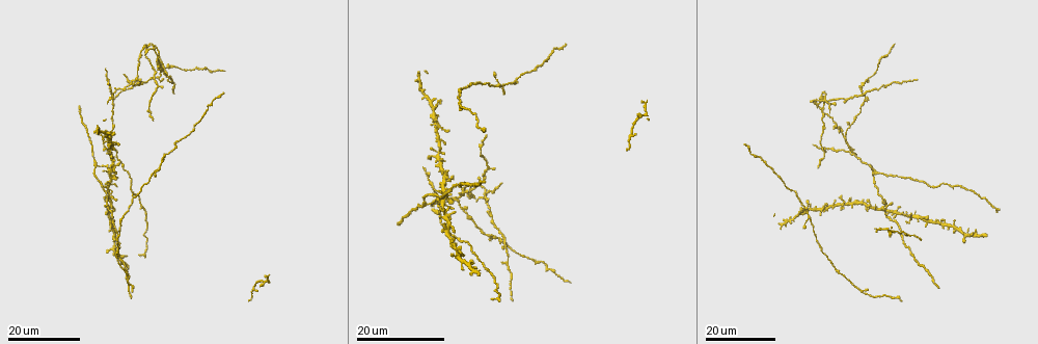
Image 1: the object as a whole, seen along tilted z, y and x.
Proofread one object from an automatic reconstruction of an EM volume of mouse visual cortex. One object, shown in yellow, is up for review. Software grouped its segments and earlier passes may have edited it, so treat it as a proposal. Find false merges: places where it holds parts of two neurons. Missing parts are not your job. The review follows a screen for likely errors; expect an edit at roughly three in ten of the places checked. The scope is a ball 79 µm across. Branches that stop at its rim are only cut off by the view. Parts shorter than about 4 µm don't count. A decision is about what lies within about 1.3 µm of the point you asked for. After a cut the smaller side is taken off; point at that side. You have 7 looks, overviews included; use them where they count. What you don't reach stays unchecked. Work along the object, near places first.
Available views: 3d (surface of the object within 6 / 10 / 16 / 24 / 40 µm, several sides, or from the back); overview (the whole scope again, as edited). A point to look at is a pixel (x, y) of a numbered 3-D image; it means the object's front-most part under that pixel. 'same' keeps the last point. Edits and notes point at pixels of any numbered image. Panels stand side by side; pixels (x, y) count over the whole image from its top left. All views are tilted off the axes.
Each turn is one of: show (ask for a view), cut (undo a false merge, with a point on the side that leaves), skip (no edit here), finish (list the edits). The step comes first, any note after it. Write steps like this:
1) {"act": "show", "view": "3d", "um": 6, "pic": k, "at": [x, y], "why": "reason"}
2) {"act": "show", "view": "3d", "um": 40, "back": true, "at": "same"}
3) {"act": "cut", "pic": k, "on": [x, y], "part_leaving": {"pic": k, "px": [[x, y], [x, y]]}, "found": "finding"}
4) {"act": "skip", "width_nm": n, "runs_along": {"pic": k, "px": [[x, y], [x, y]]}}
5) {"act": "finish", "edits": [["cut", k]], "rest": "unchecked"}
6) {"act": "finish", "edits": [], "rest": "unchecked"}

{"act": "show", "view": "3d", "um": 16, "pic": 1, "at": [124, 89], "why": "four-way junction"}

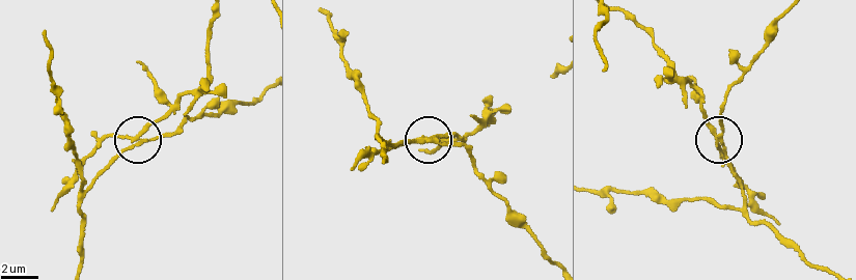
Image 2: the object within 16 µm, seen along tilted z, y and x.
{"act": "show", "view": "3d", "um": 10, "pic": 2, "at": [145, 130], "why": "zoom in"}

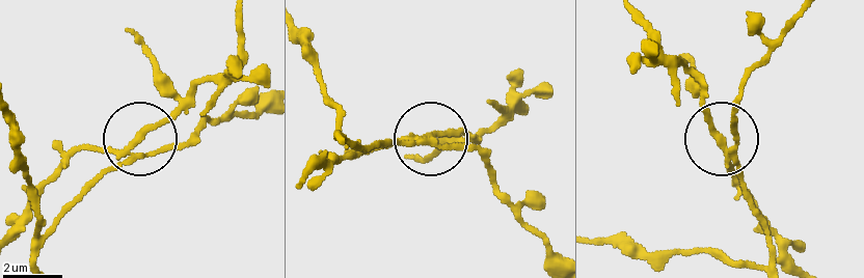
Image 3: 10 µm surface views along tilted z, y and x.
{"act": "cut", "pic": 3, "on": [167, 121], "arms": 4, "part_leaving": {"pic": 3, "px": [[726, 153], [690, 73], [638, 11]]}, "found": "a second neuron is stuck on"}

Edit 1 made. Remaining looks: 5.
{"act": "show", "view": "overview"}

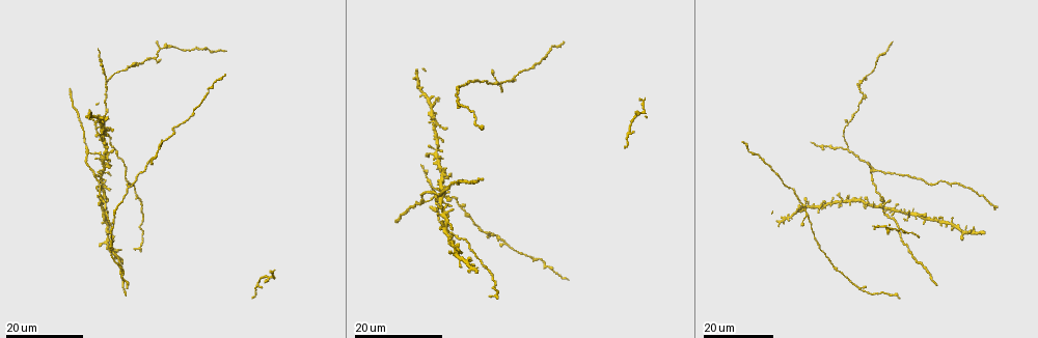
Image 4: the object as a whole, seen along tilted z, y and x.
{"act": "show", "view": "3d", "um": 24, "pic": 4, "at": [106, 81], "why": "side arm on a straight run"}

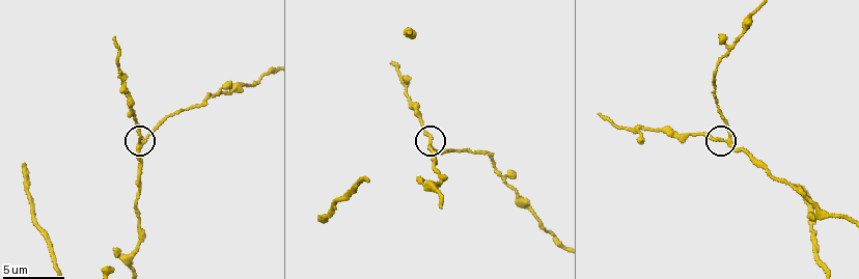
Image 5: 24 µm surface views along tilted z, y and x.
{"act": "show", "view": "3d", "um": 10, "pic": 5, "at": [730, 142]}

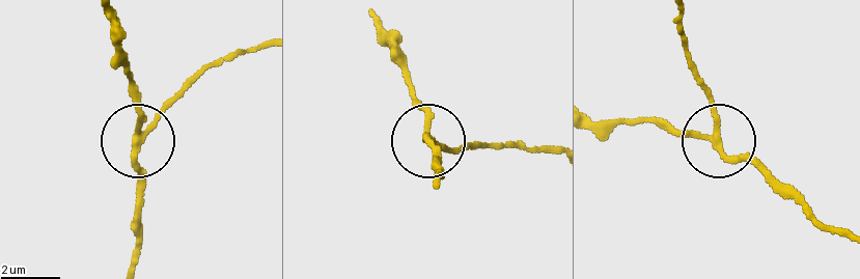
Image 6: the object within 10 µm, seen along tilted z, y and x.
{"act": "skip", "found": "all the same neuron"}

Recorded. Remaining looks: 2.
{"act": "show", "view": "3d", "um": 16, "pic": 4, "at": [95, 177], "why": "side arm on a straight run"}

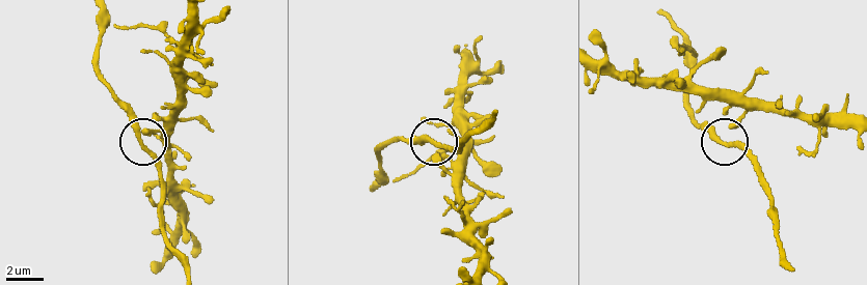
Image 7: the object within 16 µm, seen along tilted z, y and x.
{"act": "show", "view": "3d", "um": 6, "pic": 7, "at": [427, 139]}

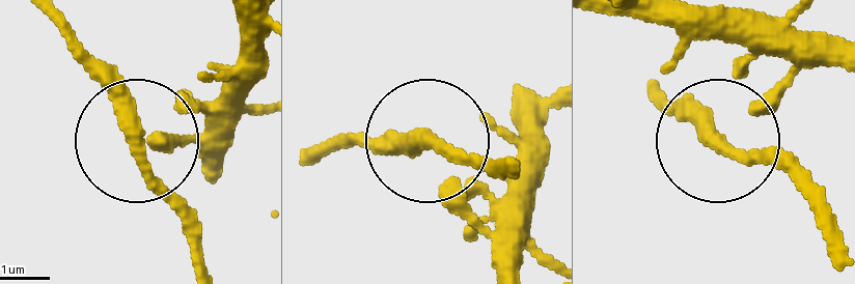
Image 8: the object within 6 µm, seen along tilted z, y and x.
{"act": "skip", "runs_along": {"pic": 8, "px": [[509, 172], [432, 145], [500, 260]]}, "found": "one neuron here"}

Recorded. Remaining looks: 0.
{"act": "finish", "edits": [["cut", 3]], "rest": "unchecked"}

